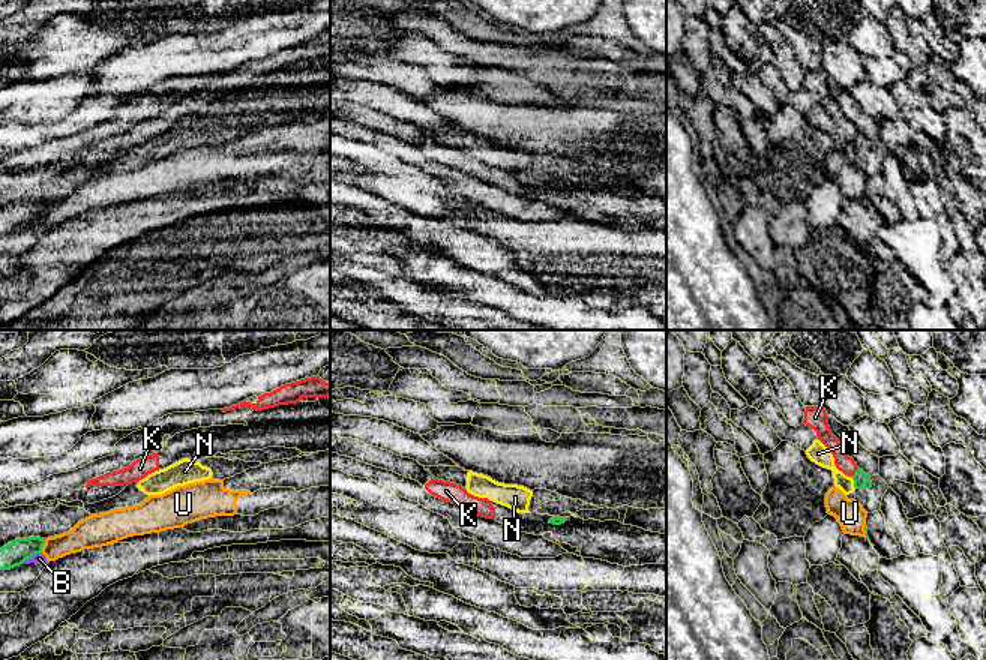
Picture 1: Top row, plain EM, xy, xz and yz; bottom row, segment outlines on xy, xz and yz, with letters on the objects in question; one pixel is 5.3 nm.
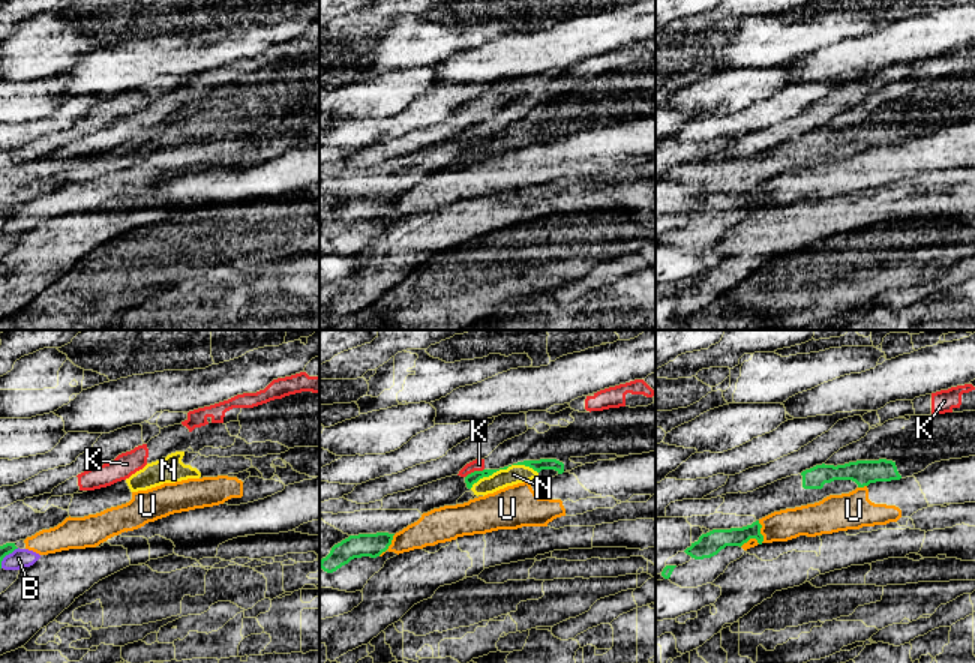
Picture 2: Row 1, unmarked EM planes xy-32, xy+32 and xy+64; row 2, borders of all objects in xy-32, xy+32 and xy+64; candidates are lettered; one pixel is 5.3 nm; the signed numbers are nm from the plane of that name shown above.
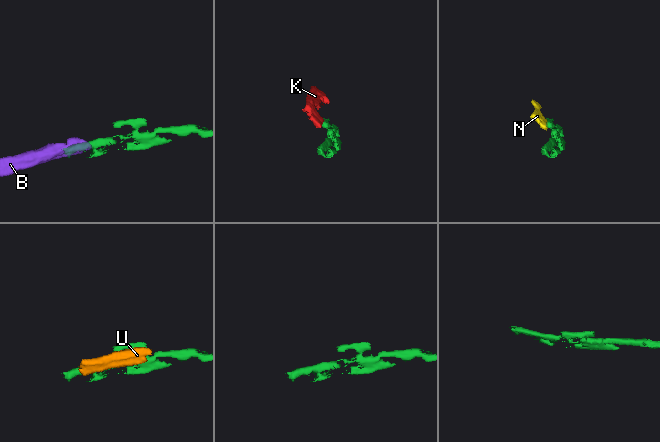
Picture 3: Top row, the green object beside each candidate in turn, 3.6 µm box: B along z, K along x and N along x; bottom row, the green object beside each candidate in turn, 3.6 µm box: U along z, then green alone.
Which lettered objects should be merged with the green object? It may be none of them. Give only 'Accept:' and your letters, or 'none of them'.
Accept: none of them

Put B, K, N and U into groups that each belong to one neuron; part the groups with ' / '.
B U / K / N

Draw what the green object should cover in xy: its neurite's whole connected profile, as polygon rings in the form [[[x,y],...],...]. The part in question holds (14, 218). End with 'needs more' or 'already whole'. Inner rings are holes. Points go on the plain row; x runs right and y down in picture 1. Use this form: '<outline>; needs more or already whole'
[[[41,201],[17,202],[0,213],[0,256],[21,256],[35,248],[48,225],[44,228],[24,225],[35,218],[42,218],[45,204]]]; needs more

